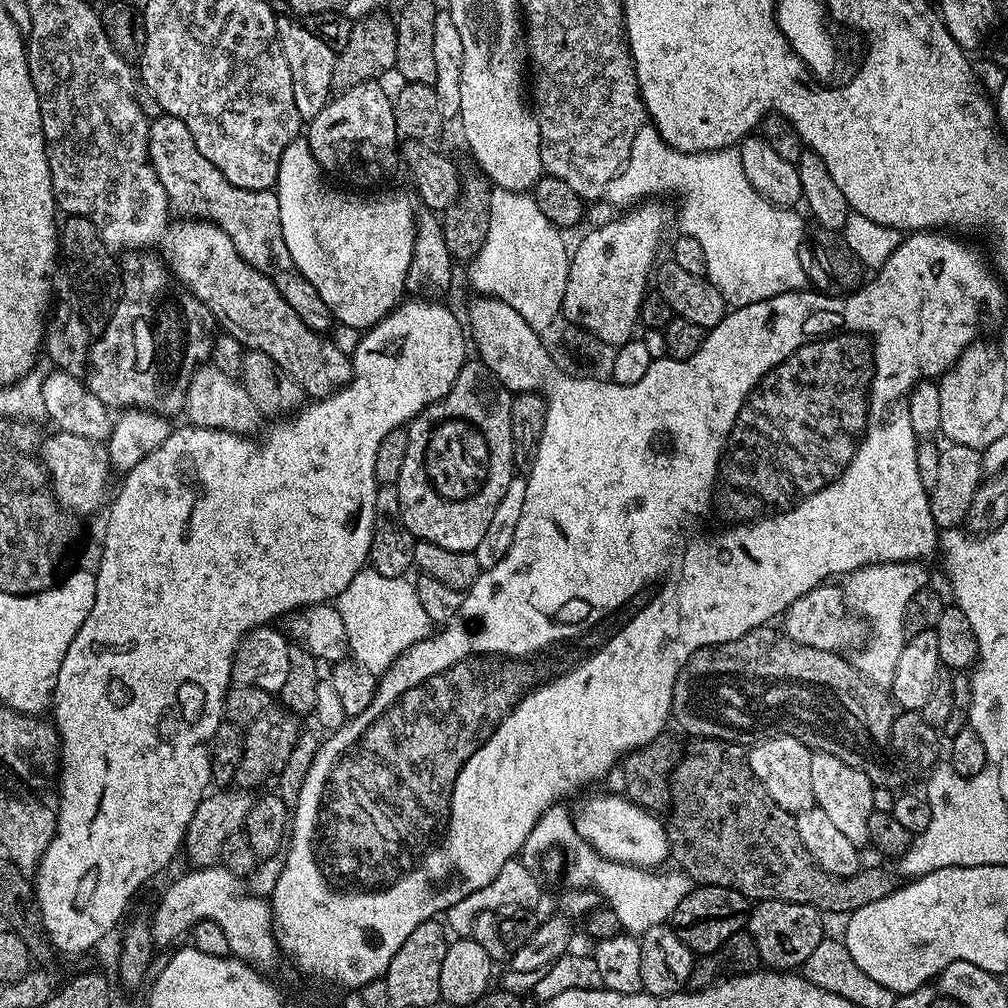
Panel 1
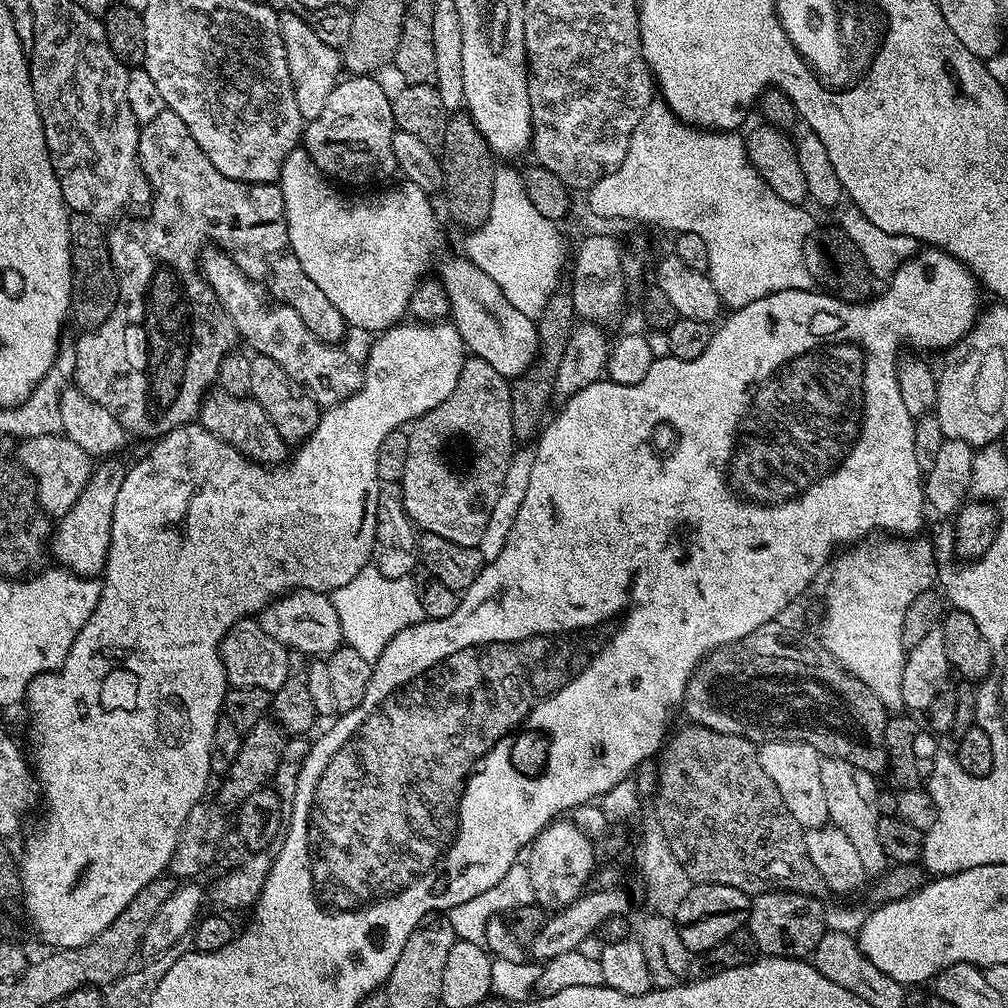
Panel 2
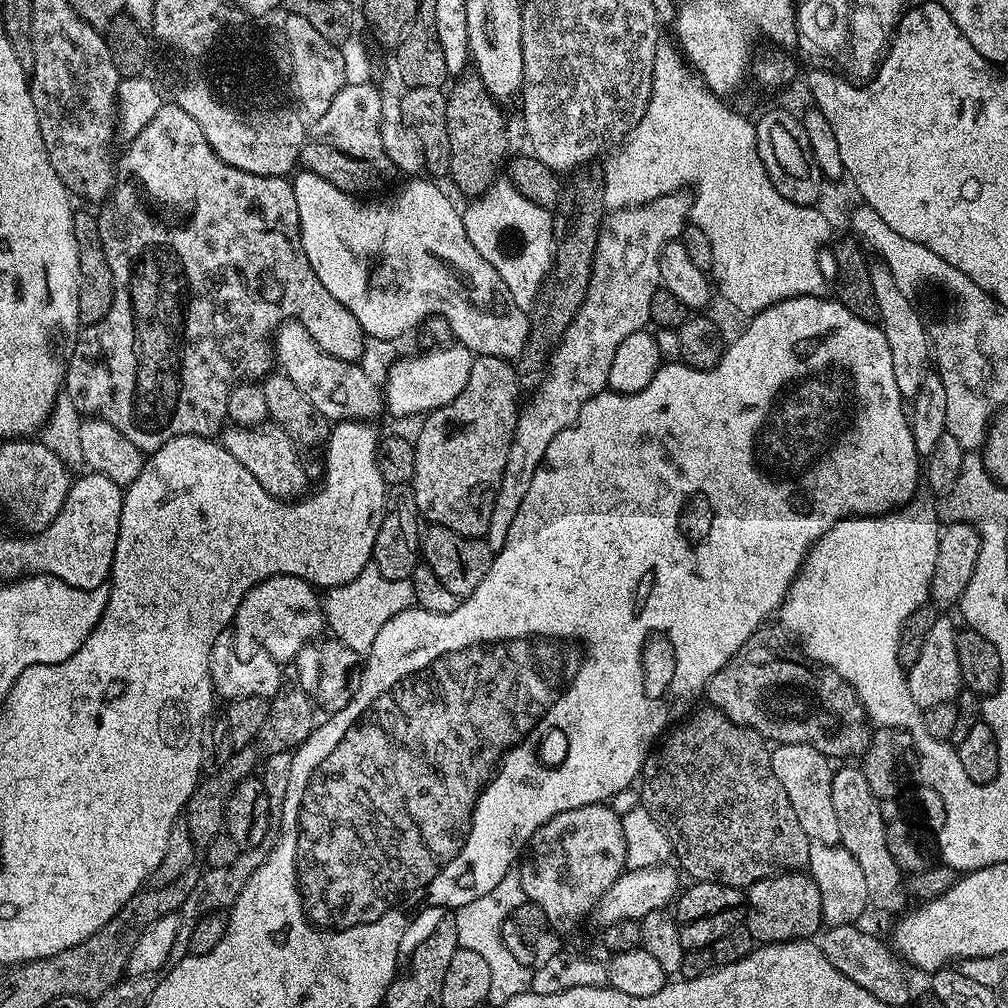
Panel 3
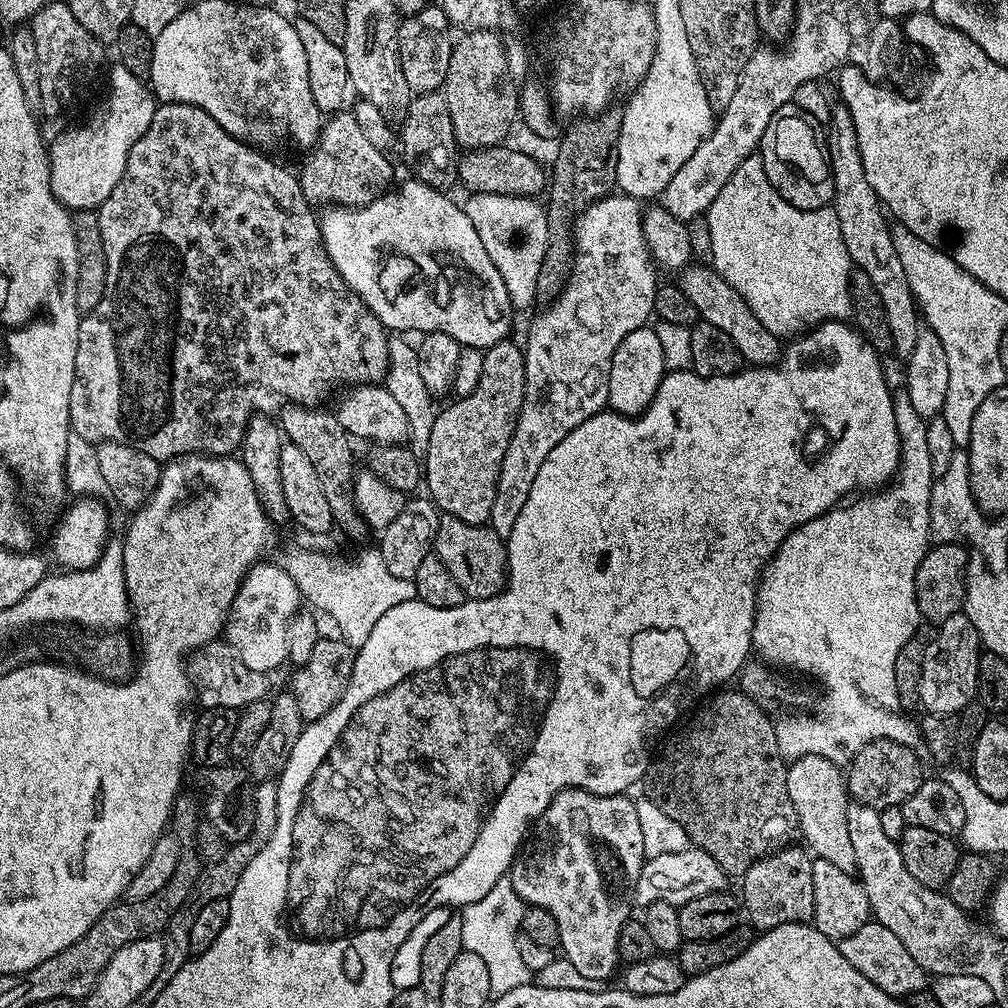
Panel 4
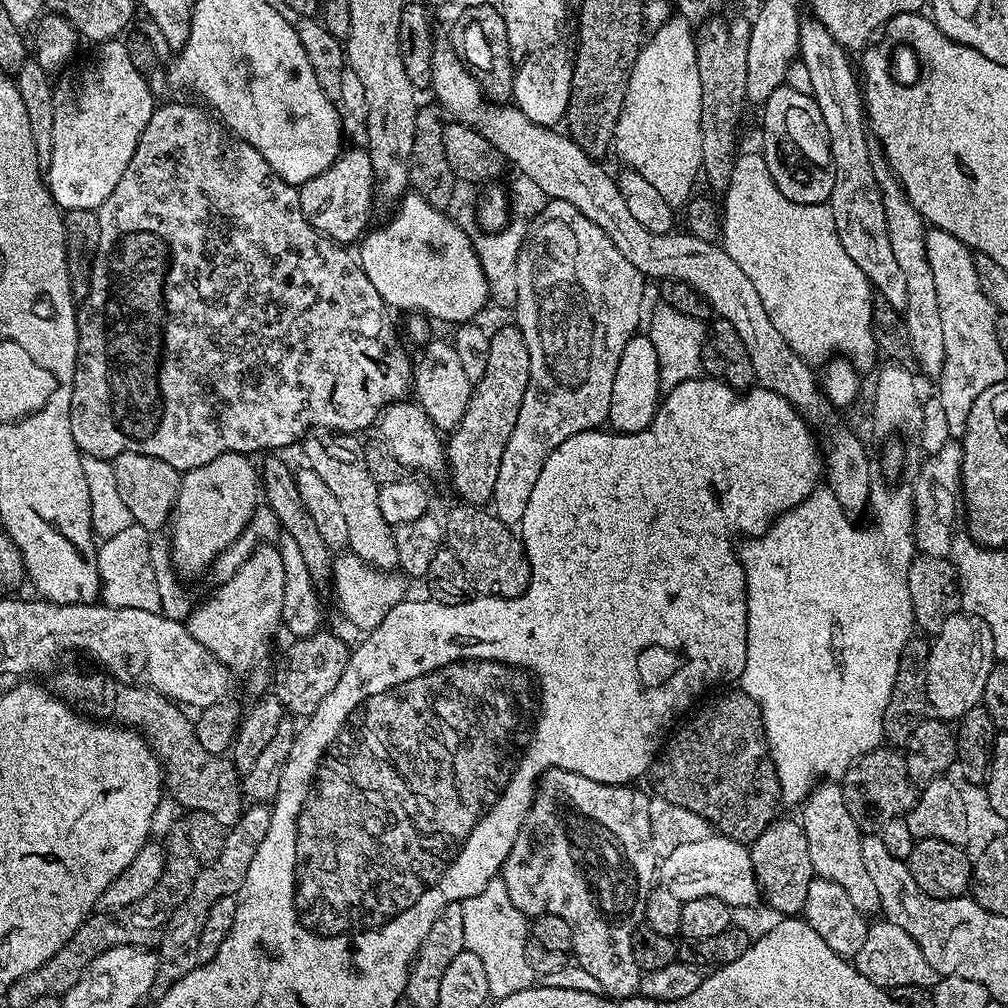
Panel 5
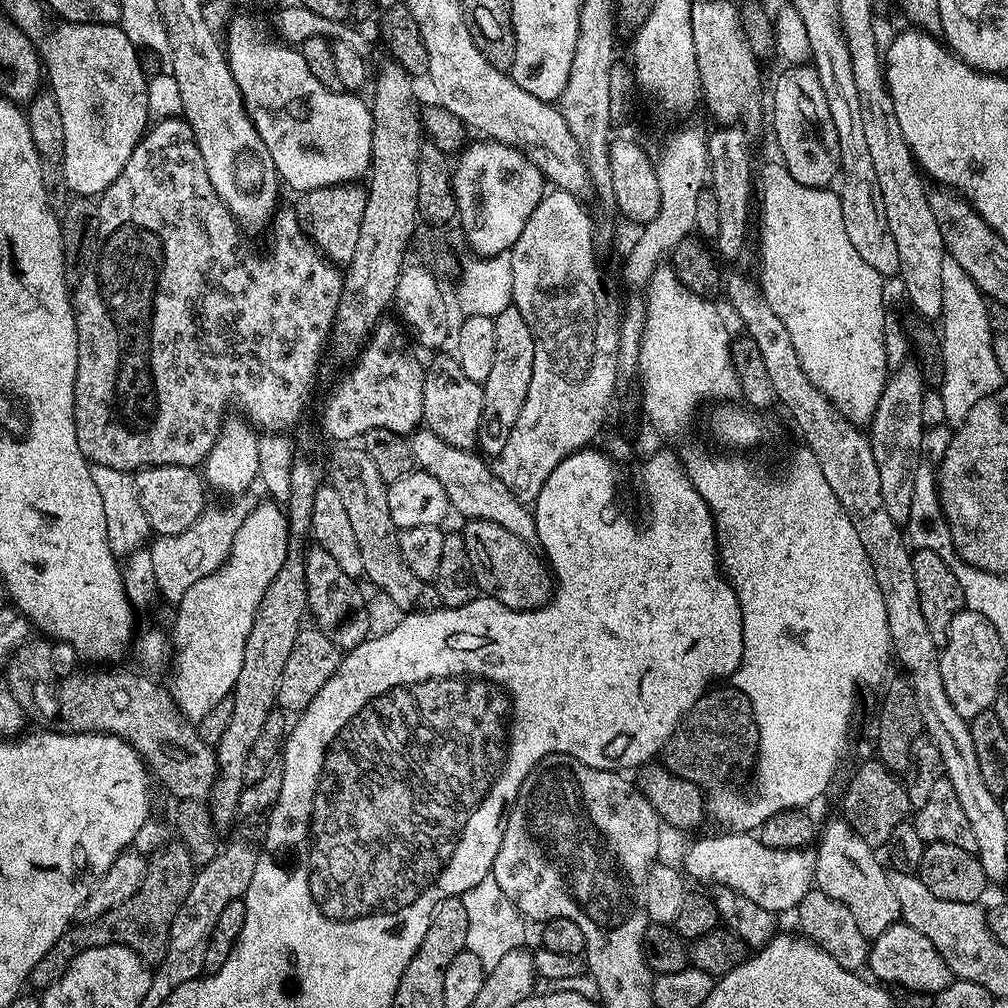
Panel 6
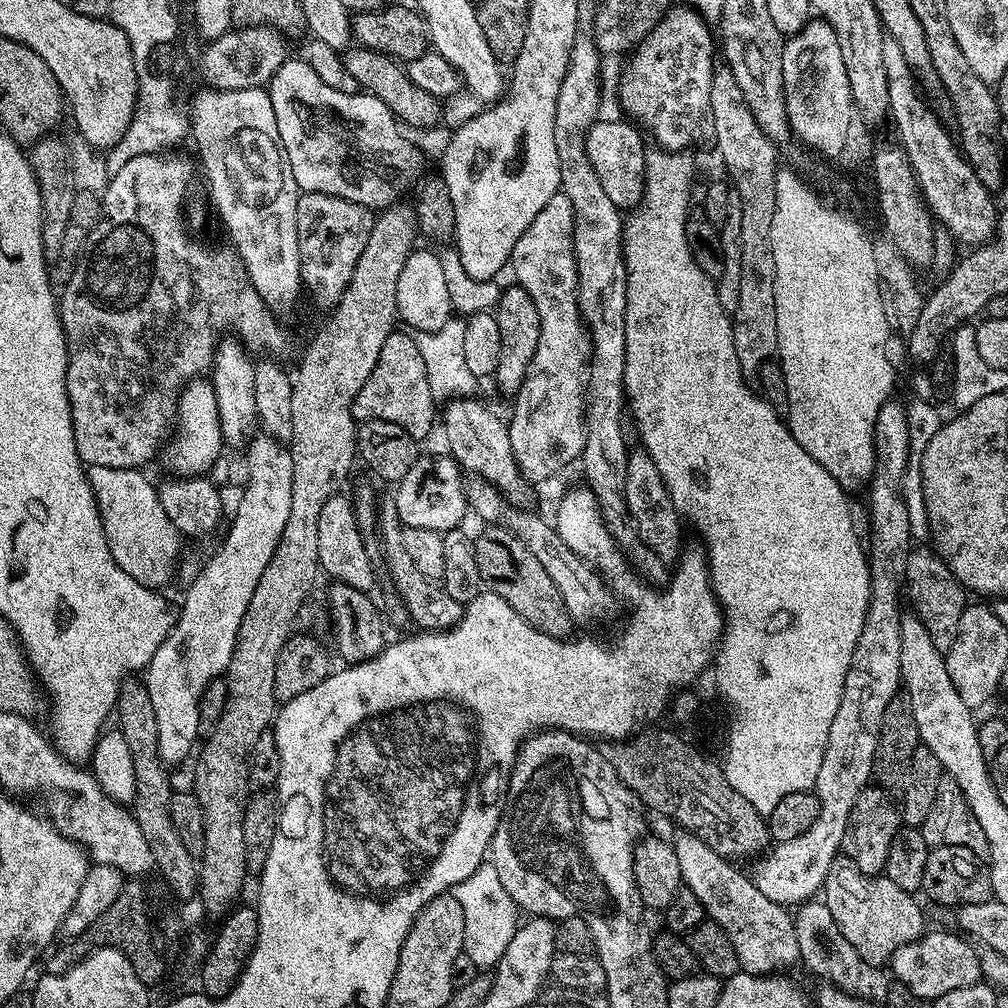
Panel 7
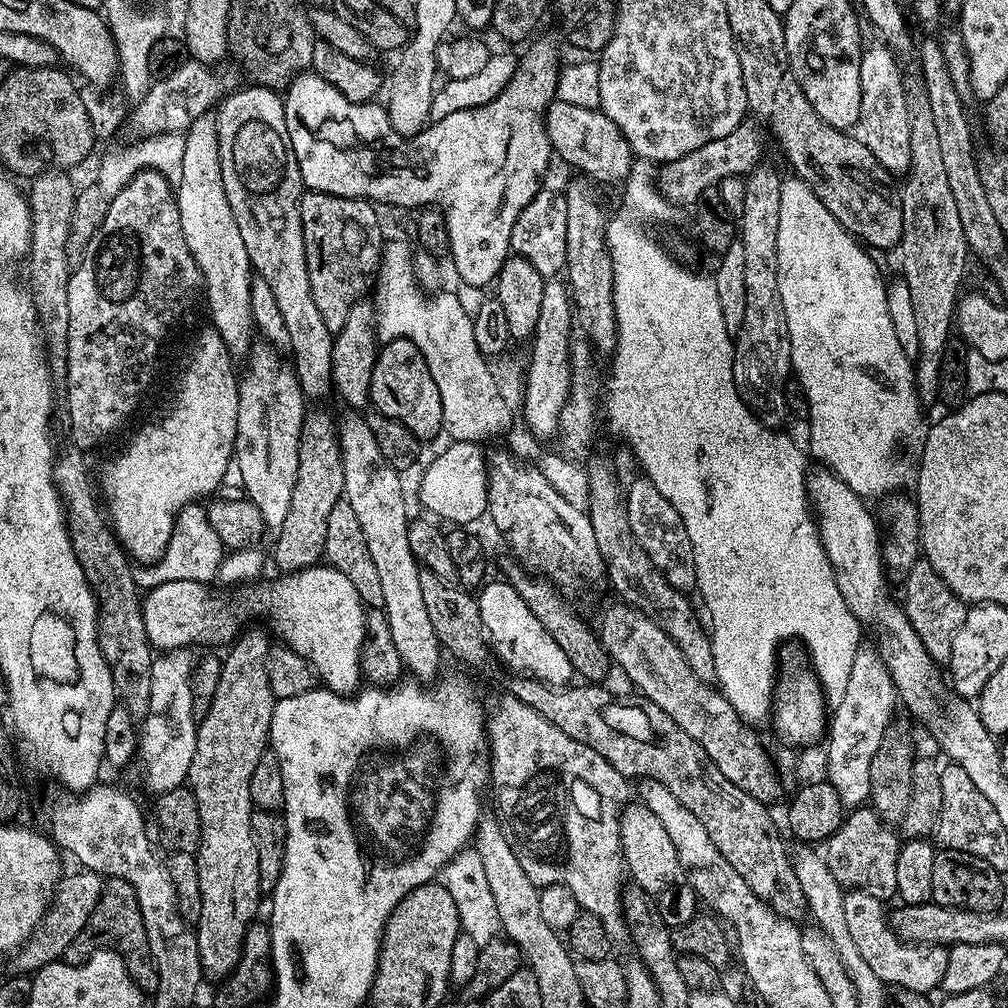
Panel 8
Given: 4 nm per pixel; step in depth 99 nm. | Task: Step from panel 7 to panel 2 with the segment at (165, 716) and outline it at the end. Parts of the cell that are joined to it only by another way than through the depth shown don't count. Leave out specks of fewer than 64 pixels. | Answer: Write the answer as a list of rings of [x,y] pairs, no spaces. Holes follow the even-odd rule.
[[[292,590],[271,602],[264,604],[258,619],[262,630],[270,634],[292,652],[303,652],[312,658],[320,658],[341,647],[343,641],[342,626],[331,599],[323,592]]]

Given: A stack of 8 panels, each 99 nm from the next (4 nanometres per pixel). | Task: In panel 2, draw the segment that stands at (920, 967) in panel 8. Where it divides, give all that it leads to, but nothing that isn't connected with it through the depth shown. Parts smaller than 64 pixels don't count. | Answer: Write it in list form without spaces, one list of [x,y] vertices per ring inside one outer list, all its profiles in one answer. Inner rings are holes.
[[[769,740],[759,749],[760,761],[774,786],[778,786],[778,794],[782,794],[782,802],[786,802],[786,810],[794,814],[801,828],[823,828],[829,823],[826,810],[826,794],[822,791],[821,754],[806,742],[797,740]]]

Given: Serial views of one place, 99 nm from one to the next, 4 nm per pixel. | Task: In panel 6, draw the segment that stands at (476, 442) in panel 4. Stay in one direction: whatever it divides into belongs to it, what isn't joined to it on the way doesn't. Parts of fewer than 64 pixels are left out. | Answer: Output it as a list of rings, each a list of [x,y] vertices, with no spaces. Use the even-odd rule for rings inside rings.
[[[514,306],[501,307],[494,319],[494,366],[490,375],[482,381],[482,416],[479,431],[478,448],[485,457],[499,458],[506,446],[506,438],[510,438],[510,430],[514,430],[514,422],[518,422],[518,414],[522,414],[522,405],[526,403],[526,390],[530,390],[530,374],[534,374],[534,334],[530,334],[530,326],[526,318]]]

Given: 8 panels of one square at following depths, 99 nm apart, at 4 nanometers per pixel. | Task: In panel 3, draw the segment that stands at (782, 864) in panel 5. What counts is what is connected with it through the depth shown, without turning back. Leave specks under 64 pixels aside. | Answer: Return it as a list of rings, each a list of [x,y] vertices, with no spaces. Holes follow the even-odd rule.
[[[789,870],[754,882],[746,890],[746,926],[753,941],[760,946],[815,937],[822,928],[822,898],[818,886],[811,876],[800,870]]]

